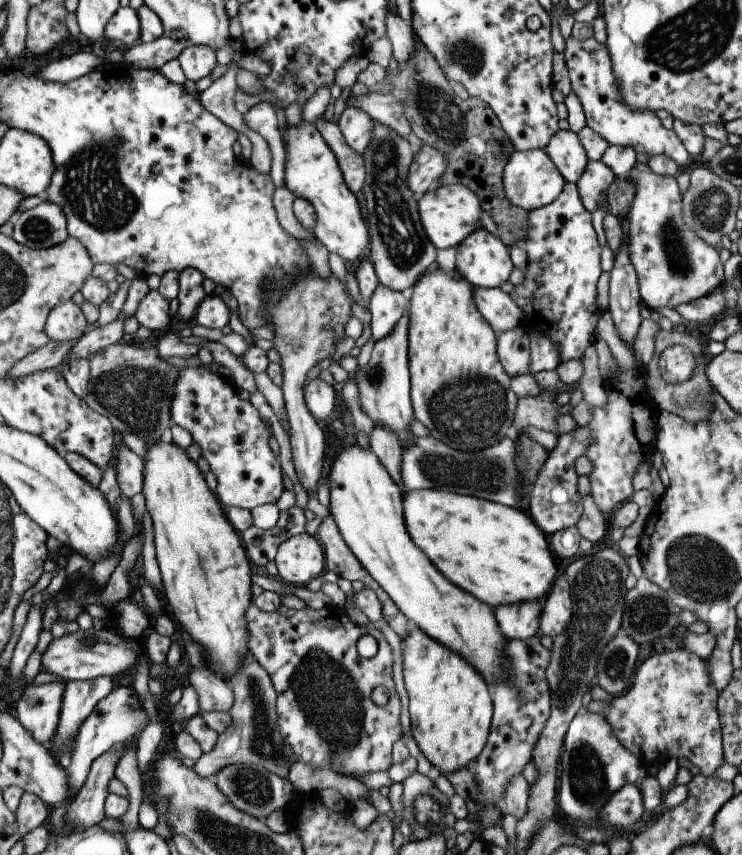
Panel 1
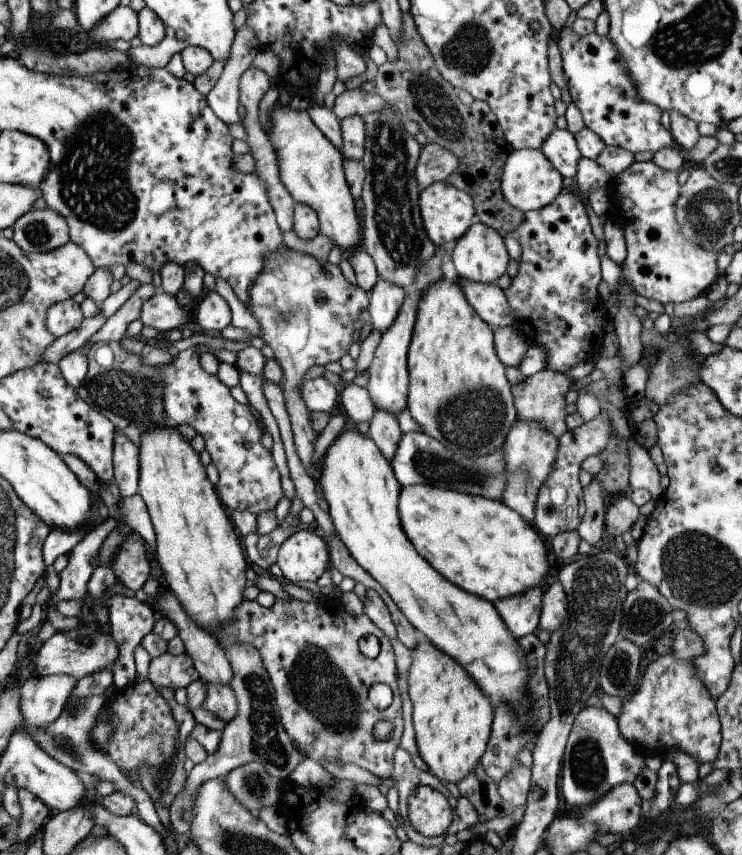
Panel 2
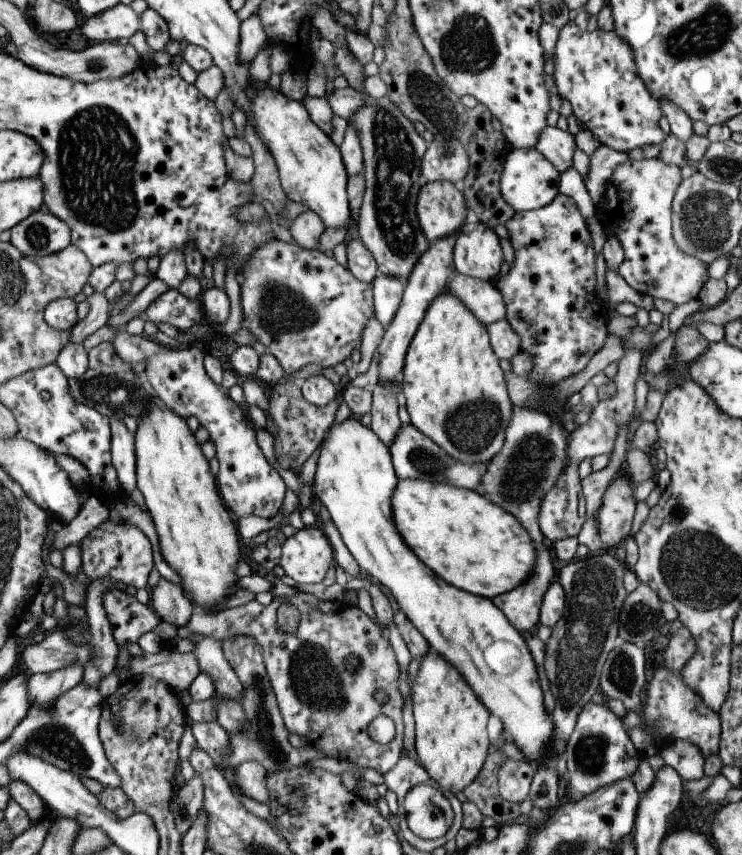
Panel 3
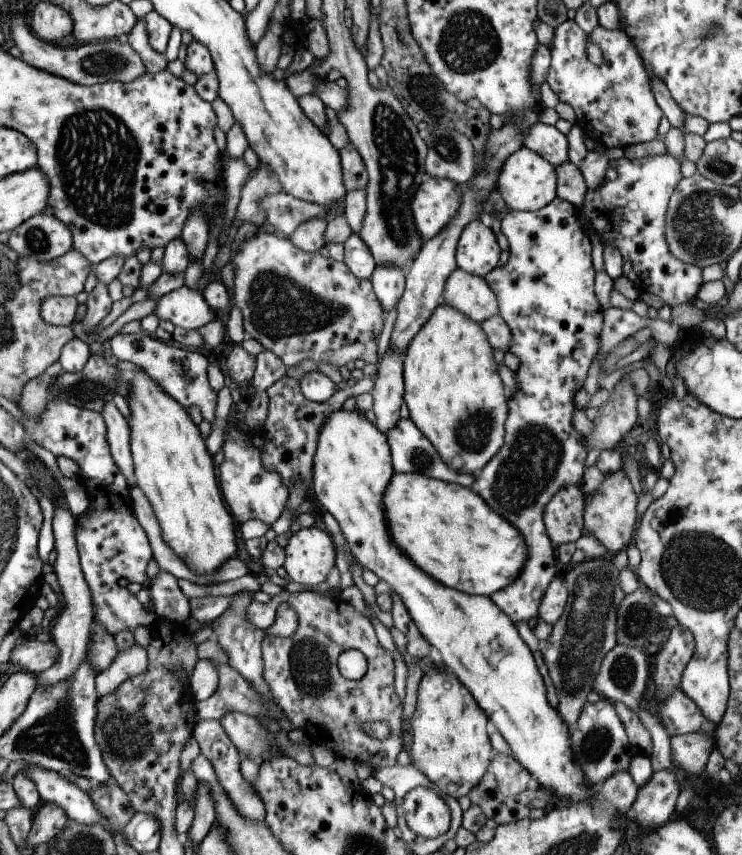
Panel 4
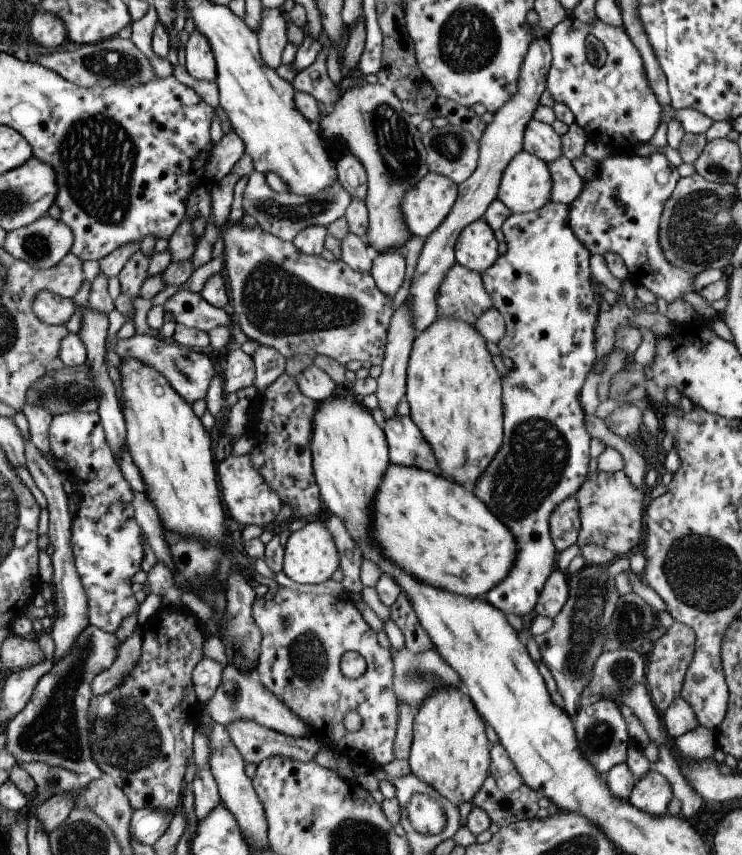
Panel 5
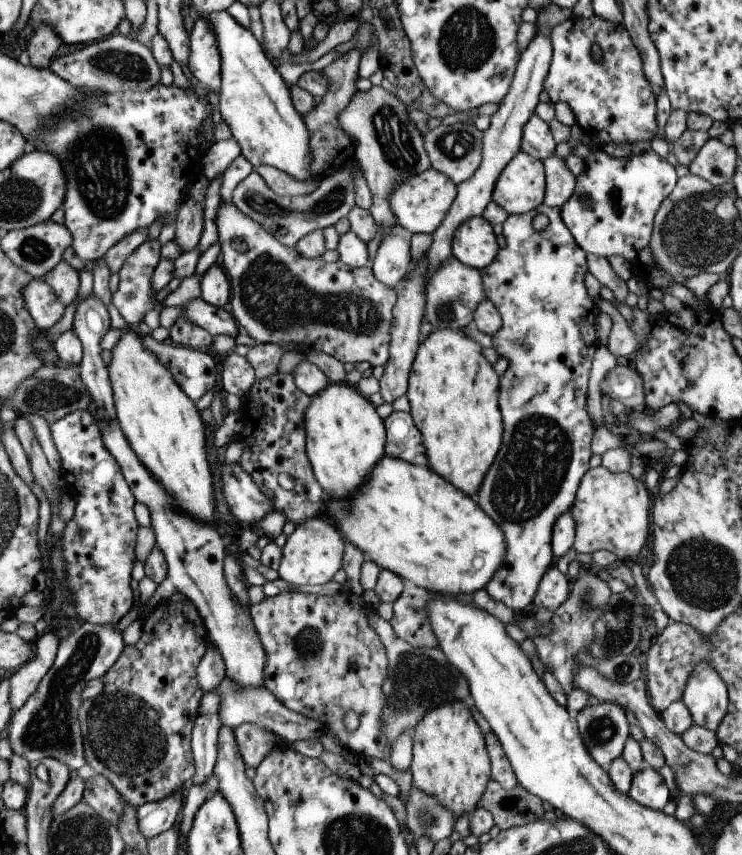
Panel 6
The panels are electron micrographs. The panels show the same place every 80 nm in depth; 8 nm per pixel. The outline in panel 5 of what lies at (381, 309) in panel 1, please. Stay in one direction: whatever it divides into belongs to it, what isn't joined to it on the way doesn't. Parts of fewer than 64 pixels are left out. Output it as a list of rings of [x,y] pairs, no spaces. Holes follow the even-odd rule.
[[[391,248],[387,252],[379,252],[372,260],[372,266],[368,271],[373,278],[375,288],[385,298],[393,299],[404,279],[405,262],[404,256],[397,250]]]

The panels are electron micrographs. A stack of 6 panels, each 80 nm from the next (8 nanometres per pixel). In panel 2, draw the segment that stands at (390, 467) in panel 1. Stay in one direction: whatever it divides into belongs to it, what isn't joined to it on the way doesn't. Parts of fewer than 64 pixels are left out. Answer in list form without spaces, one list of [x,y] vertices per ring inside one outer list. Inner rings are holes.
[[[375,409],[368,422],[367,434],[373,439],[382,455],[391,462],[395,447],[402,437],[394,414],[383,409]]]

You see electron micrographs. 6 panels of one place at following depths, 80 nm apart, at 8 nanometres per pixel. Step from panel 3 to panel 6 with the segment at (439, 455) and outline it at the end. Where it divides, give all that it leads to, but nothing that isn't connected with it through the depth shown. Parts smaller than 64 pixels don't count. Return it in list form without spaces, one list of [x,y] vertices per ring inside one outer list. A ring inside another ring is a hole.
[[[392,411],[382,421],[385,434],[385,455],[417,466],[427,466],[421,436],[407,412]]]

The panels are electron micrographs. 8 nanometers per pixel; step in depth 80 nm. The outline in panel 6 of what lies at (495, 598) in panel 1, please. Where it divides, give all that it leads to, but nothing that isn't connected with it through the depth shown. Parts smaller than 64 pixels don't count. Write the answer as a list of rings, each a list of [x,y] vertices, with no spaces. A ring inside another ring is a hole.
[[[381,456],[381,460],[377,460],[375,468],[371,470],[371,476],[367,478],[367,482],[349,498],[349,500],[329,500],[326,502],[323,499],[322,511],[329,512],[329,516],[333,518],[335,524],[339,526],[339,532],[341,536],[345,536],[345,540],[349,540],[357,550],[361,550],[361,553],[371,562],[375,562],[380,570],[389,570],[392,574],[395,574],[402,580],[411,582],[414,586],[423,588],[433,594],[453,594],[453,596],[459,596],[459,594],[471,594],[475,592],[477,588],[485,588],[487,582],[490,582],[491,576],[495,576],[495,570],[499,568],[499,564],[503,562],[503,554],[505,554],[505,538],[503,534],[499,532],[499,528],[491,522],[491,518],[487,518],[483,514],[483,510],[479,510],[479,506],[469,500],[467,496],[463,496],[459,490],[455,490],[449,482],[441,480],[441,476],[438,476],[433,470],[427,470],[423,466],[417,466],[409,464],[409,462],[403,462],[403,460],[397,460],[397,458],[391,458],[391,456]]]

